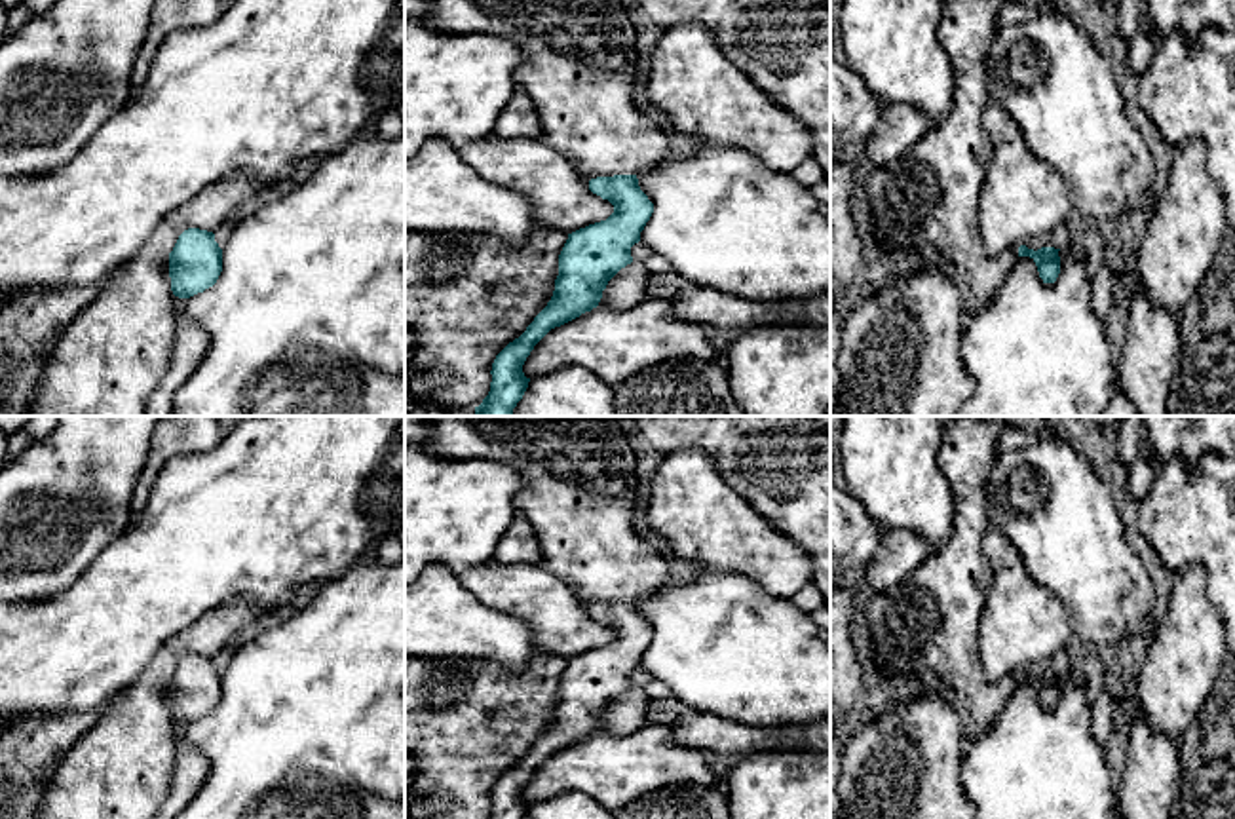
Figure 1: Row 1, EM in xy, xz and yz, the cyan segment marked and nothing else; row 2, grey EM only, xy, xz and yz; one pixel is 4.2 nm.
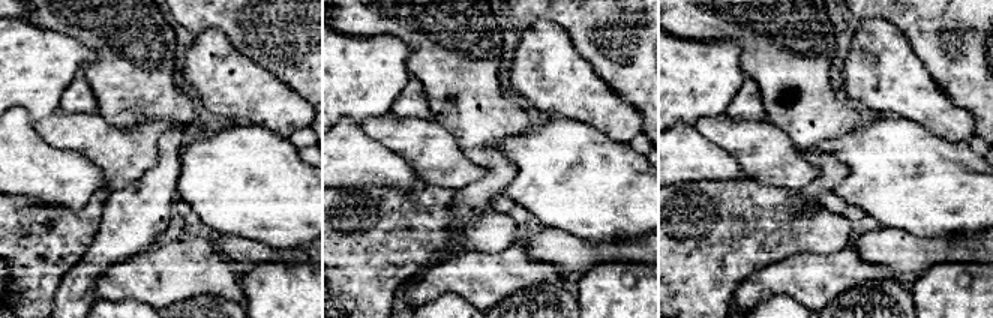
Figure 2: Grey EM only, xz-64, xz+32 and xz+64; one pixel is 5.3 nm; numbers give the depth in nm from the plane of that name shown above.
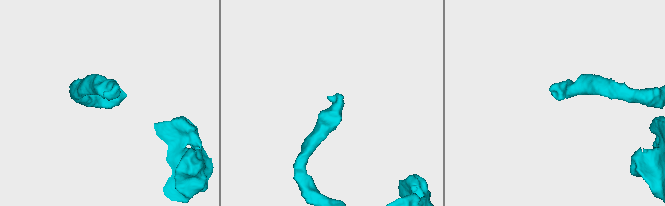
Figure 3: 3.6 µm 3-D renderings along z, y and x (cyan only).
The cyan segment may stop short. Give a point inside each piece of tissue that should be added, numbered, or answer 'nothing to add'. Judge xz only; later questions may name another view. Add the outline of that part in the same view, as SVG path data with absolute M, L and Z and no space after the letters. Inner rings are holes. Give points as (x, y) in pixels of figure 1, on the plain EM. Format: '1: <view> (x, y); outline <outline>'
1: xz (580, 472); outline M420 416L433 426L420 441L433 456L496 460L526 481L515 496L517 513L534 528L542 566L562 580L587 606L640 600L669 585L665 557L633 528L640 485L636 454L618 416Z

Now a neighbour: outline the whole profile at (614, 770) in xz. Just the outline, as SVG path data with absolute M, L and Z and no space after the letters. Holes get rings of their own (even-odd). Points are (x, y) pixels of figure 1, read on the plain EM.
M648 722L629 735L597 732L551 754L522 790L534 806L580 792L610 811L678 783L722 787L703 751L678 745L669 724Z

